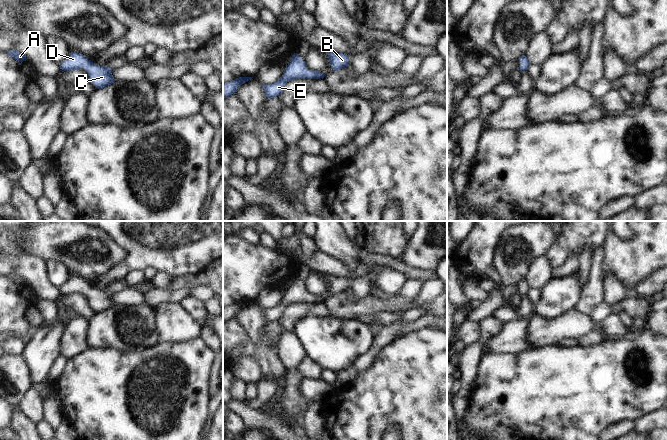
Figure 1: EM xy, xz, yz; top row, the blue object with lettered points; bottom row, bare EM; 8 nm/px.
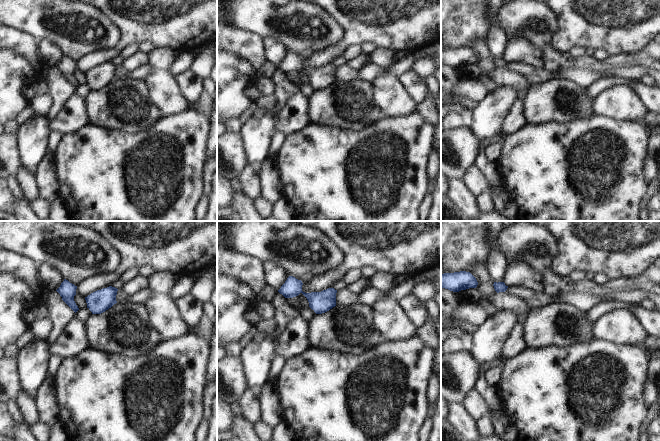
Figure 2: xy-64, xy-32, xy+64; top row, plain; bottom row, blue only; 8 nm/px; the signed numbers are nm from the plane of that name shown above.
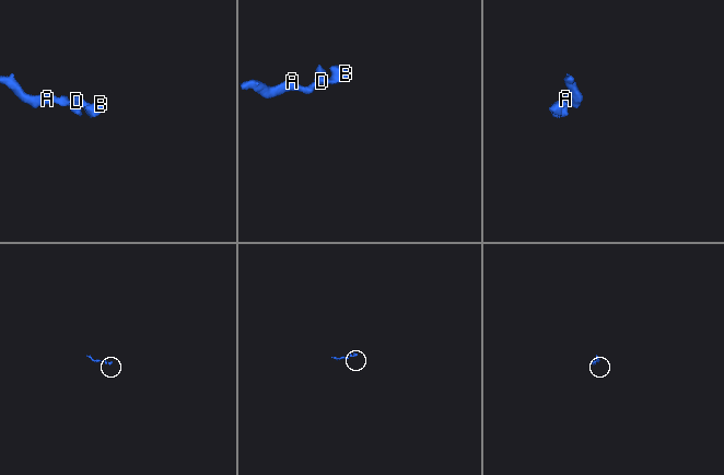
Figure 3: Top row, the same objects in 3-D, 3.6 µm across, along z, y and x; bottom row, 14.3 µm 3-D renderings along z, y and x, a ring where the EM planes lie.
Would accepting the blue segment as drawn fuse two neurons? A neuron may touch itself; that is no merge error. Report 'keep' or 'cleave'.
keep

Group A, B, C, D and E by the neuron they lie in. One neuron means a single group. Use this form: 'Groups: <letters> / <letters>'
Groups: A B C D E.

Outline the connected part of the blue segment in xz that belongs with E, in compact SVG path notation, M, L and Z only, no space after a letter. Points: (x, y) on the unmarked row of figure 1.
M294 277L290 287L284 294L284 299L277 306L273 308L263 308L261 311L264 313L267 322L274 322L281 318L284 310L290 304L318 303L324 302L325 300L322 296L309 294L305 285L297 277Z

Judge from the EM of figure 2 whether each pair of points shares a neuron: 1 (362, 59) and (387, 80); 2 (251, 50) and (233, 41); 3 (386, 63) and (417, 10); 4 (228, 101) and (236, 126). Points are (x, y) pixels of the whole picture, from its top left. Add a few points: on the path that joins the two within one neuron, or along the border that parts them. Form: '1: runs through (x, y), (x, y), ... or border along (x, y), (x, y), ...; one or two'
1: border along (368, 55), (371, 61); two
2: runs through (247, 46), (237, 41); one
3: border along (376, 47), (395, 52); two
4: border along (237, 117), (227, 122); two

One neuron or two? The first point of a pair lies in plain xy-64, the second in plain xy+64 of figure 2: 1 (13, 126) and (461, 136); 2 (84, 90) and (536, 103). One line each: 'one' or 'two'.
1: two
2: two

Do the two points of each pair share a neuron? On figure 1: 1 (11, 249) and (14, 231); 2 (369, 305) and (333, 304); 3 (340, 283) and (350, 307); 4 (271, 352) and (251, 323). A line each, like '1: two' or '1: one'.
1: one
2: one
3: two
4: two

